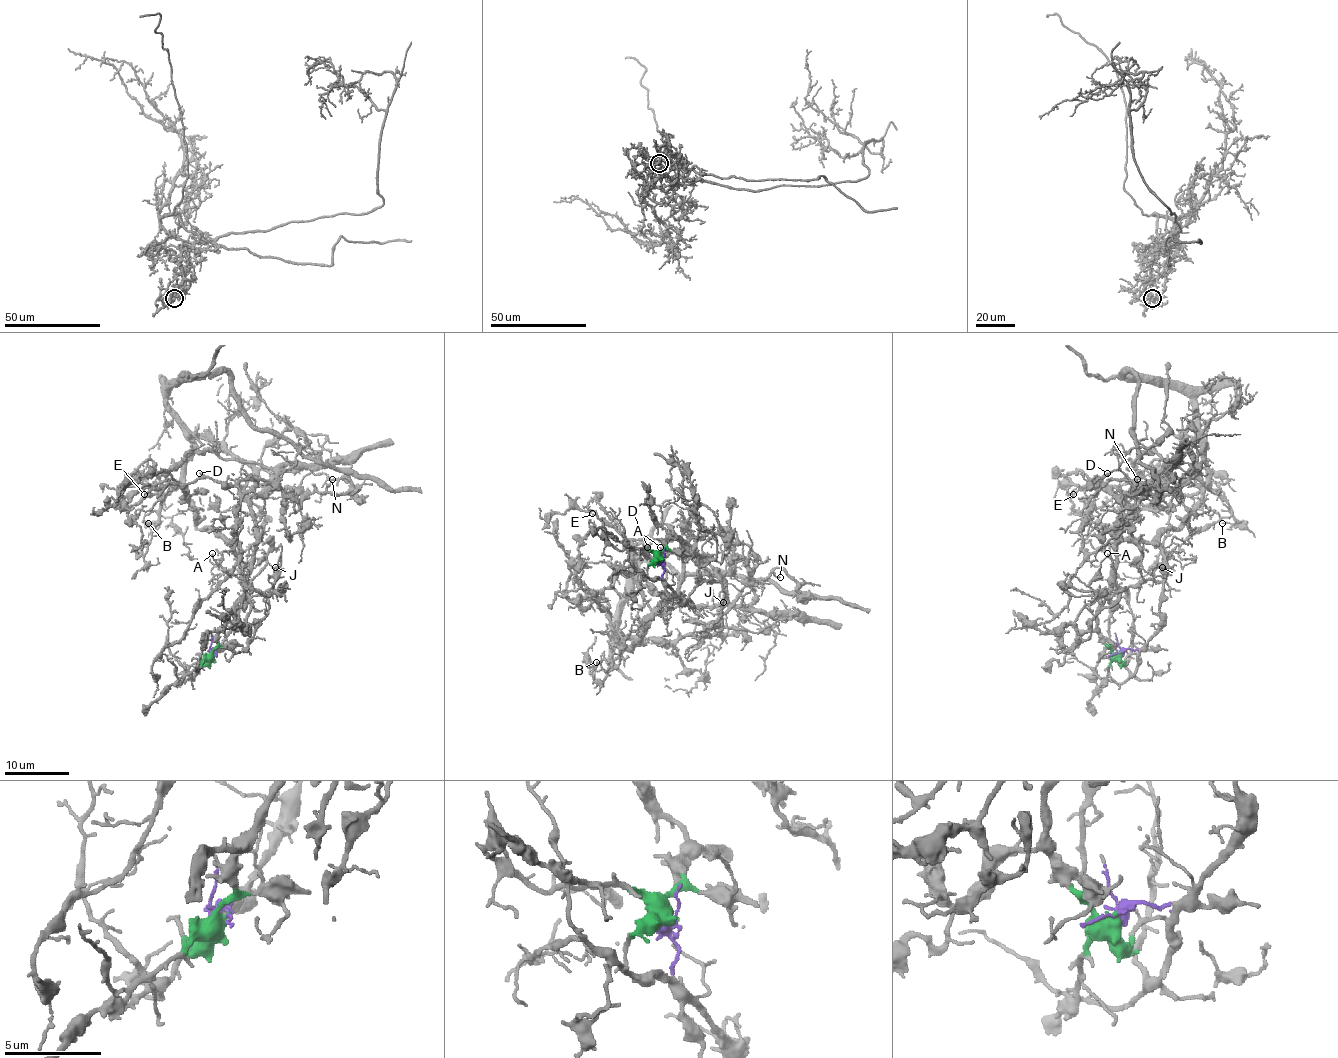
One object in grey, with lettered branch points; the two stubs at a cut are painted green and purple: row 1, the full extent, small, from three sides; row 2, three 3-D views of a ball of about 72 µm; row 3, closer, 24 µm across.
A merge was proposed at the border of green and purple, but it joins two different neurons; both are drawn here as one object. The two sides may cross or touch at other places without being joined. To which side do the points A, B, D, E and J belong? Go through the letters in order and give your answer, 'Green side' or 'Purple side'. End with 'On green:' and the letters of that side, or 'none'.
A: Green side
B: Purple side
D: Green side
E: Green side
J: Purple side
On green: A, D, E

